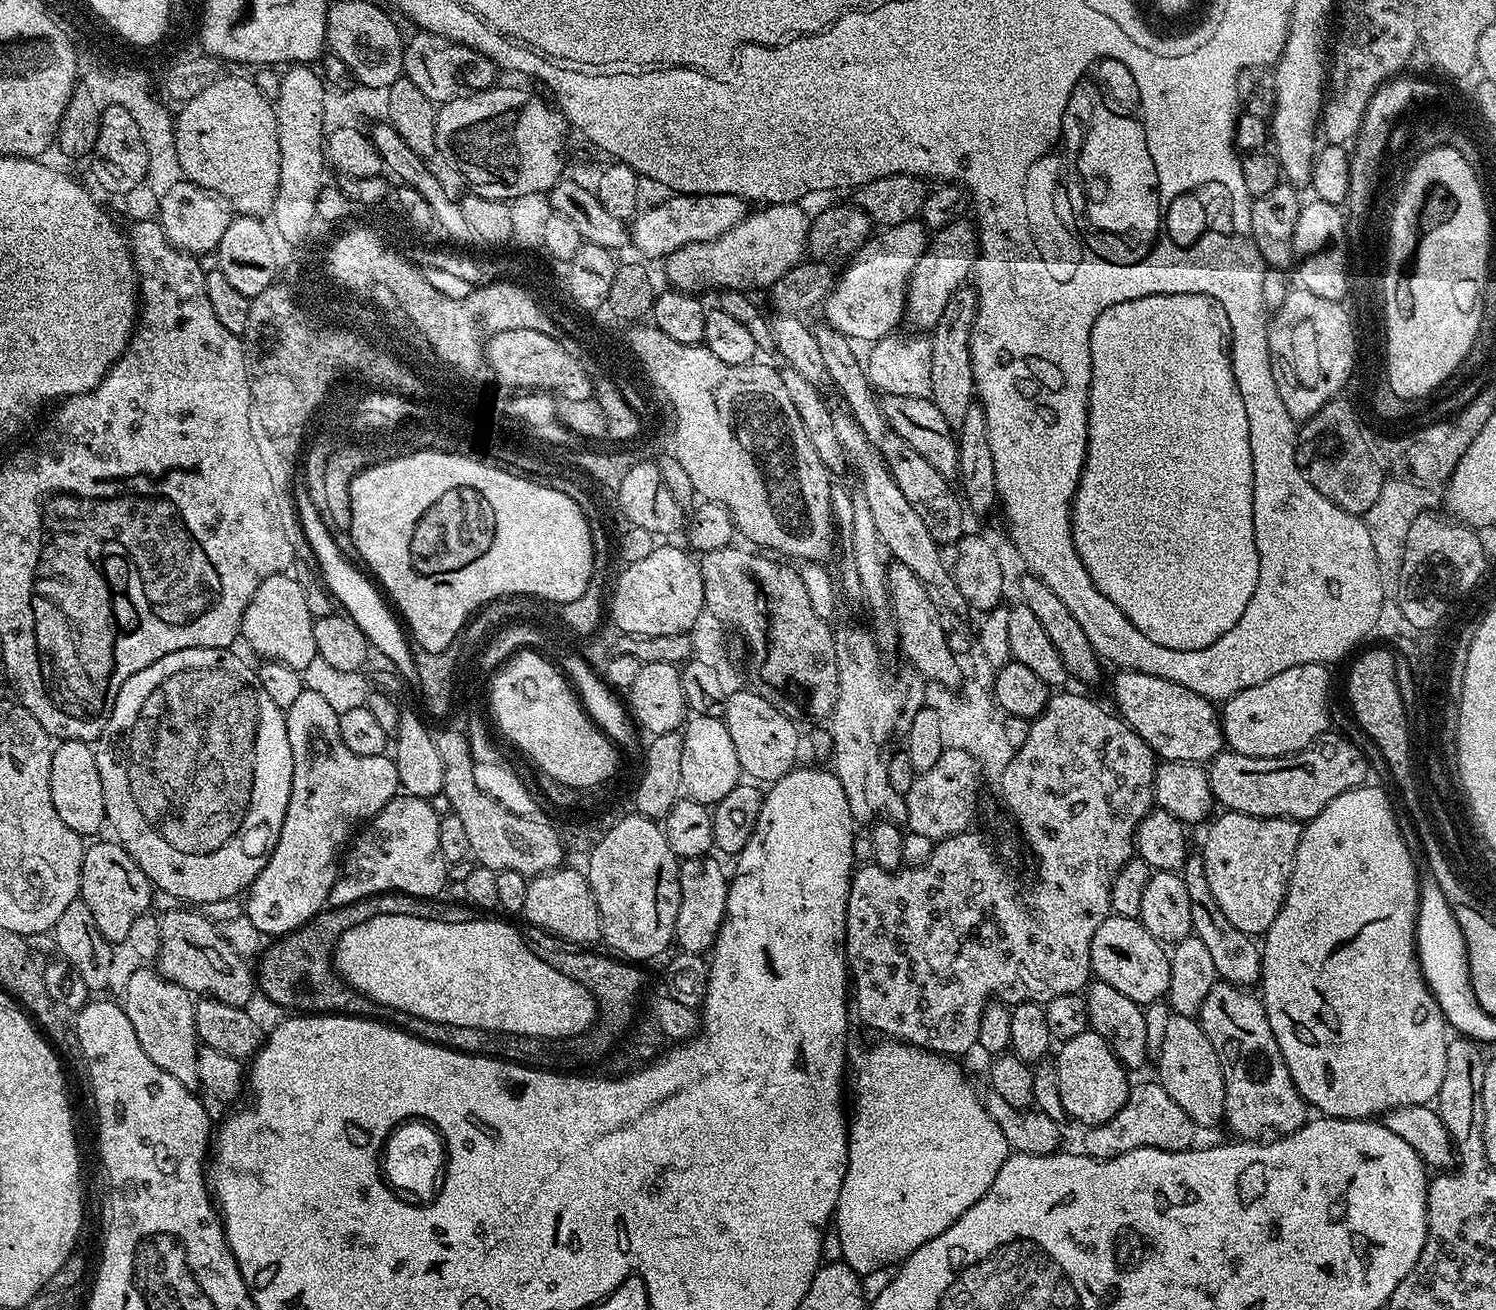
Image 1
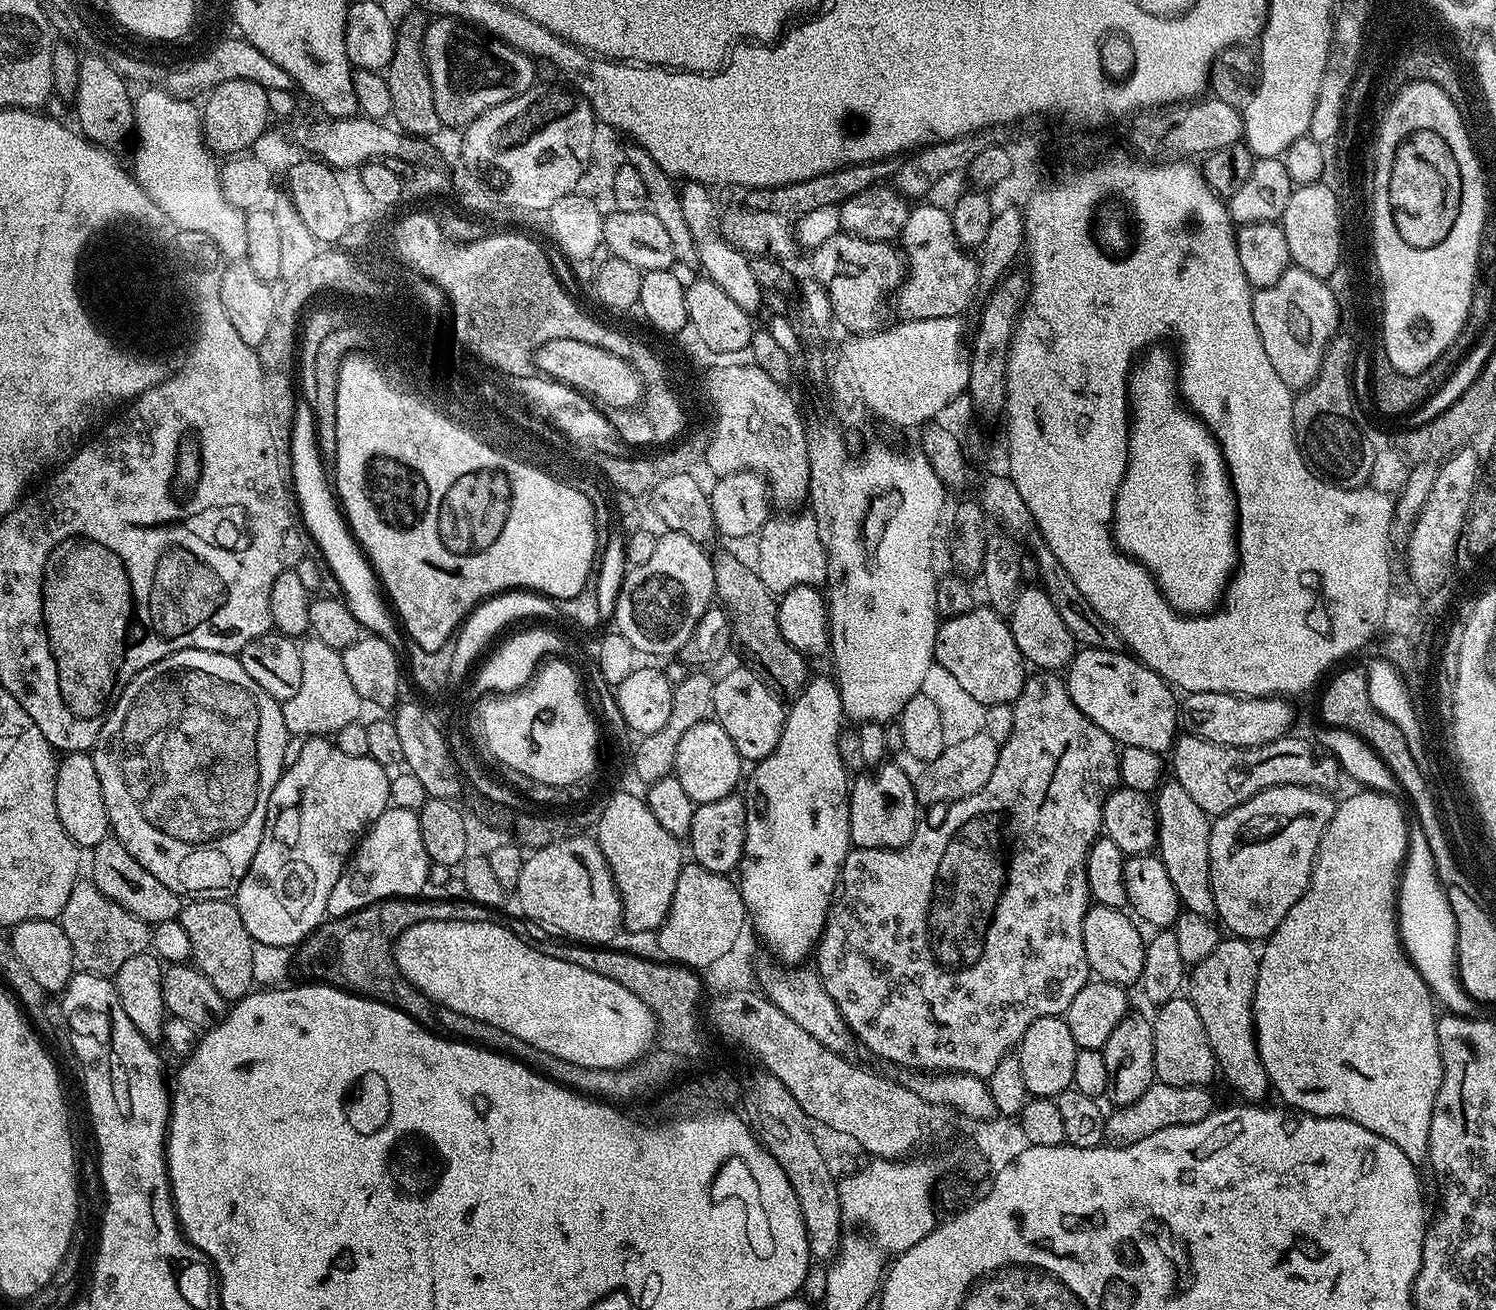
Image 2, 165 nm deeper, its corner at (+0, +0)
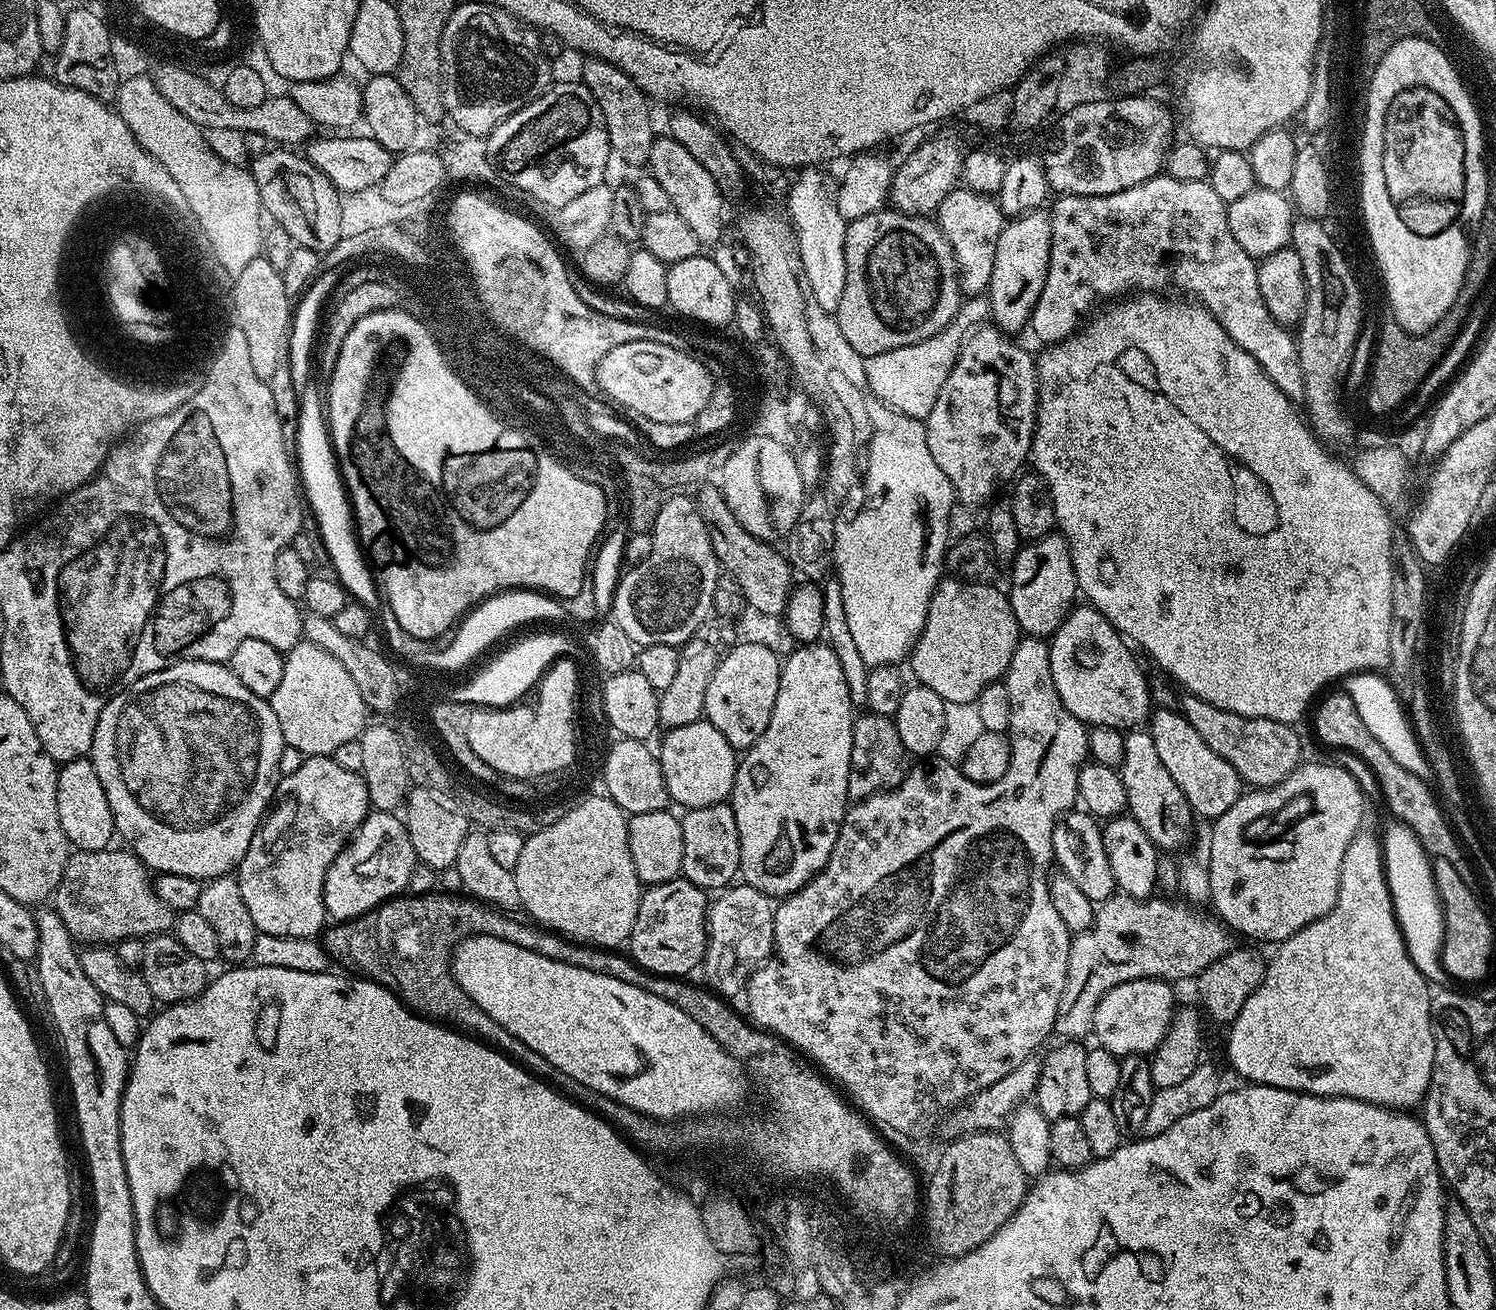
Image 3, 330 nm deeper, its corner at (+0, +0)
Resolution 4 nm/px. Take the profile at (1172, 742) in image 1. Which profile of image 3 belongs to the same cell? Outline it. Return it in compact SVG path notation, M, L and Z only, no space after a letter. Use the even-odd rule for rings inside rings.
M1095 606L1080 607L1073 607L1062 622L1062 626L1058 626L1056 633L1051 636L1048 645L1050 674L1054 678L1058 698L1062 702L1062 706L1066 706L1066 710L1070 710L1070 714L1074 714L1074 718L1078 718L1086 726L1121 730L1139 728L1149 719L1154 708L1149 677L1140 669L1140 664L1136 661L1135 656L1137 653L1129 647L1125 637L1116 631L1115 626L1105 618L1103 611Z

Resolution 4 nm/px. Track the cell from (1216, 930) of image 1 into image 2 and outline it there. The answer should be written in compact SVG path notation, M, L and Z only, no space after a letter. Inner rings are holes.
M1174 778L1165 779L1154 793L1156 806L1156 848L1162 866L1166 866L1166 874L1170 874L1170 882L1174 882L1174 890L1178 890L1183 911L1201 915L1206 920L1217 919L1216 903L1212 893L1210 878L1210 834L1212 820L1182 790L1182 786Z

